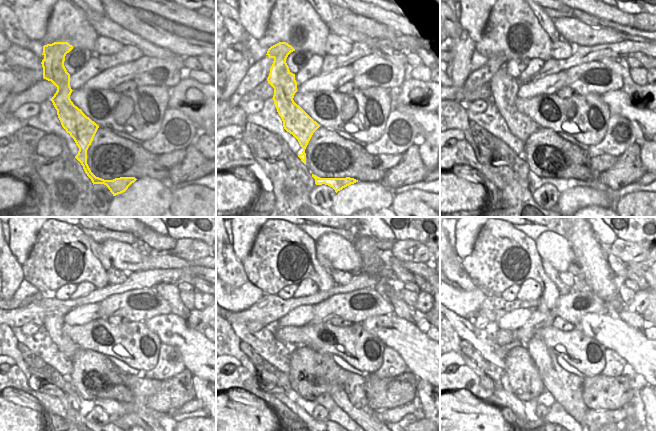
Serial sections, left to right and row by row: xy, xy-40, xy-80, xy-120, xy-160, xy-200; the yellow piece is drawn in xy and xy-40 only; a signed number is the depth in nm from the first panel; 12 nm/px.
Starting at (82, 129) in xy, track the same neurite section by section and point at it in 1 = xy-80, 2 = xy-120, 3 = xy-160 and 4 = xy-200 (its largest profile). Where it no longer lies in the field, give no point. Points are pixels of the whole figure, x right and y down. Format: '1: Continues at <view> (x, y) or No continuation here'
1: Continues at xy-80 (504, 88)
2: Continues at xy-120 (54, 323)
3: Continues at xy-160 (324, 400)
4: Continues at xy-200 (546, 398).

